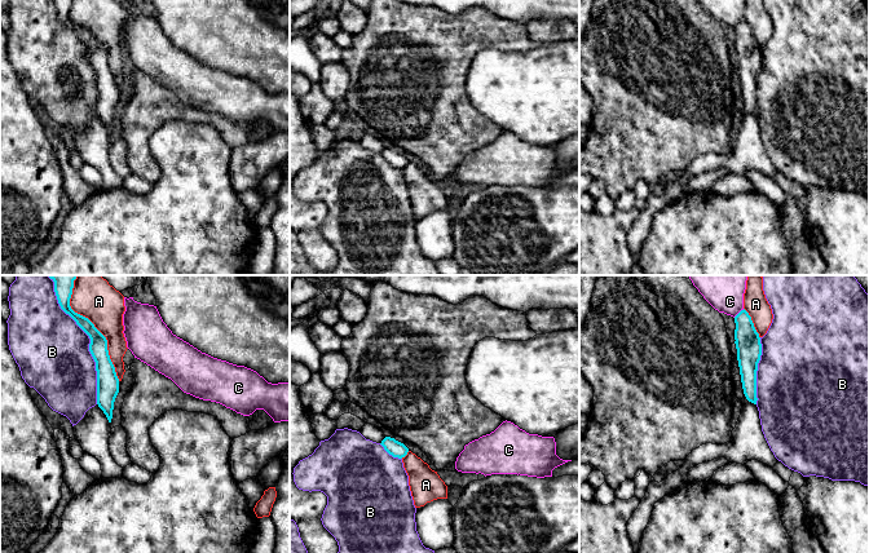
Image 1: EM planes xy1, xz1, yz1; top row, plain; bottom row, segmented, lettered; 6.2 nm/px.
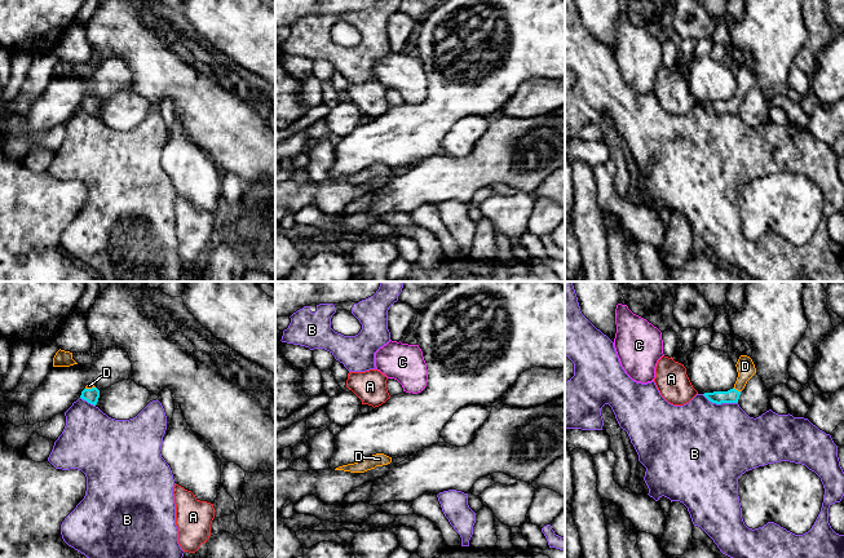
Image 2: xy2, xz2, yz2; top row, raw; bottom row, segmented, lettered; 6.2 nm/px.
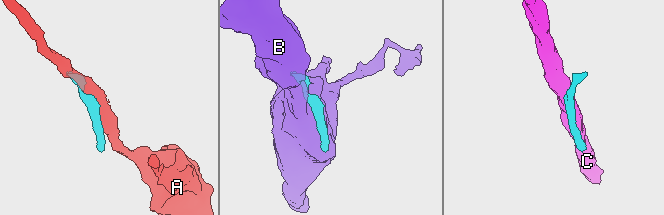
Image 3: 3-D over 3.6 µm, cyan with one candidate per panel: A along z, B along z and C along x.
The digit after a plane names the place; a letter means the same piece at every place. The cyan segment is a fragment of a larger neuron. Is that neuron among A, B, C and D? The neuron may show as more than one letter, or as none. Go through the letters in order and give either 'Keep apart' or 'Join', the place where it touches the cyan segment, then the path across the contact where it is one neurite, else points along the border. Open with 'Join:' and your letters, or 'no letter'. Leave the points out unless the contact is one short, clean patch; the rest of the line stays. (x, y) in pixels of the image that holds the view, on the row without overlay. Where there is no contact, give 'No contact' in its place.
Join: D
A: Keep apart. Touches cyan at xy1 (100, 43)
B: Keep apart. Touches cyan at xy1 (89, 57)
C: Keep apart. Touches cyan at yz1 (740, 22). Boundary: yz1 (744, 20), (733, 27)
D: Join. Touches cyan at yz2 (737, 101). Path across: yz2 (732, 106), (737, 101), (745, 84), (745, 76)

